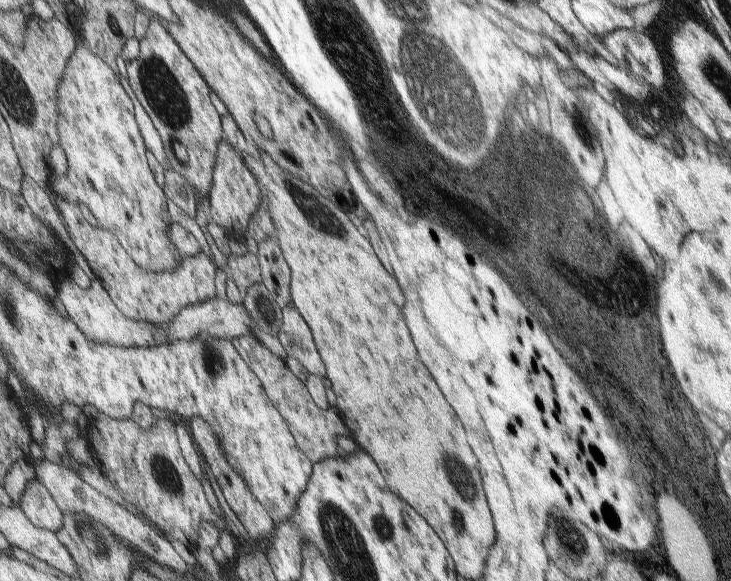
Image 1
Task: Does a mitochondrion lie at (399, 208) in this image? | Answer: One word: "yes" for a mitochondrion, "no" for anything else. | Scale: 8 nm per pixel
no

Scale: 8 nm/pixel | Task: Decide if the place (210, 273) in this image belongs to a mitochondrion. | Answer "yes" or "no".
no

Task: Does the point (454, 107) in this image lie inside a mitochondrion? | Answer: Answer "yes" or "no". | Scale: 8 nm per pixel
yes

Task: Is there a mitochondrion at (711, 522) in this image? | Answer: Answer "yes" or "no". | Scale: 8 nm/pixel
no

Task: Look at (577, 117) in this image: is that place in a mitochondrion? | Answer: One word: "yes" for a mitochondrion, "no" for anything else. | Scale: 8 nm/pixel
yes

